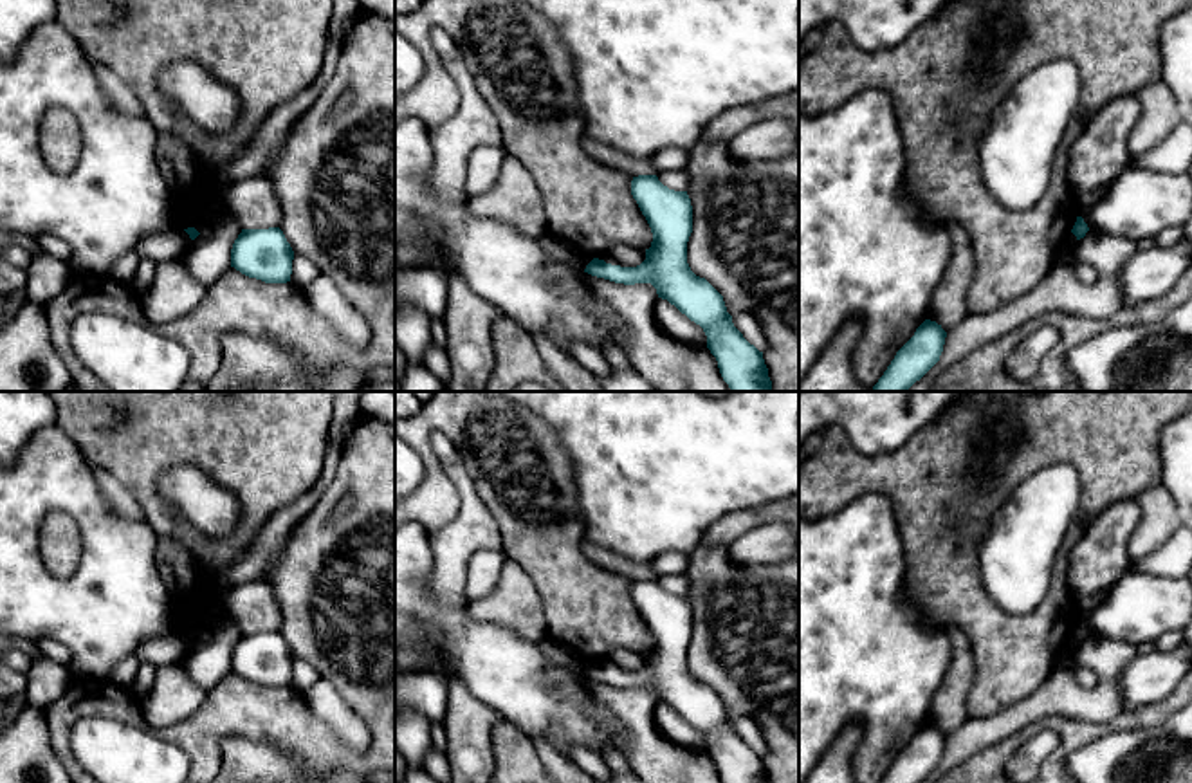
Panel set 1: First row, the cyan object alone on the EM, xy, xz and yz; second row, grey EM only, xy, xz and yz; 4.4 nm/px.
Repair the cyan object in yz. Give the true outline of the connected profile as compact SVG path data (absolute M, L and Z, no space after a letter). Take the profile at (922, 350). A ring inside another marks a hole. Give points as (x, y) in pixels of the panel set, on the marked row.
M925 319L896 352L884 375L873 386L873 392L907 392L940 361L945 337L947 332L941 325Z

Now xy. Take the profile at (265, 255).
M280 227L242 229L231 249L231 267L265 283L287 283L294 251Z

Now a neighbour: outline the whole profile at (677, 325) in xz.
M658 298L653 309L658 327L673 339L692 345L707 346L707 336L700 325L691 321L667 299Z

